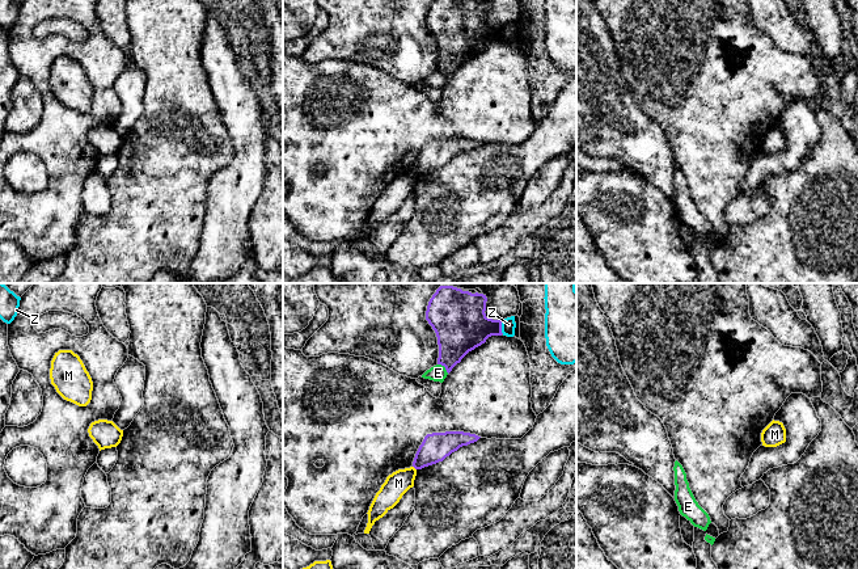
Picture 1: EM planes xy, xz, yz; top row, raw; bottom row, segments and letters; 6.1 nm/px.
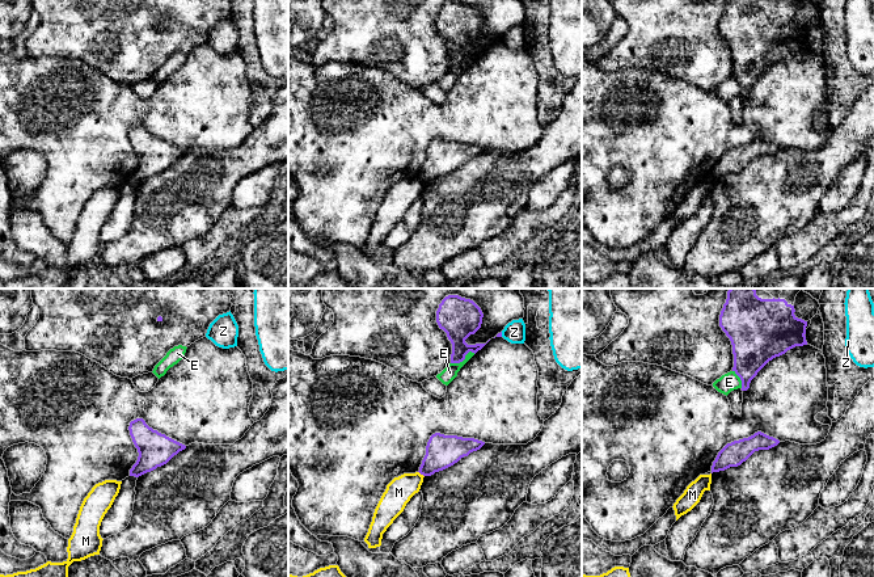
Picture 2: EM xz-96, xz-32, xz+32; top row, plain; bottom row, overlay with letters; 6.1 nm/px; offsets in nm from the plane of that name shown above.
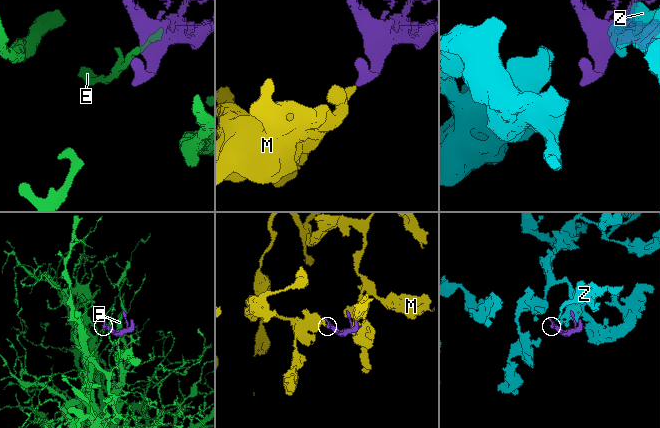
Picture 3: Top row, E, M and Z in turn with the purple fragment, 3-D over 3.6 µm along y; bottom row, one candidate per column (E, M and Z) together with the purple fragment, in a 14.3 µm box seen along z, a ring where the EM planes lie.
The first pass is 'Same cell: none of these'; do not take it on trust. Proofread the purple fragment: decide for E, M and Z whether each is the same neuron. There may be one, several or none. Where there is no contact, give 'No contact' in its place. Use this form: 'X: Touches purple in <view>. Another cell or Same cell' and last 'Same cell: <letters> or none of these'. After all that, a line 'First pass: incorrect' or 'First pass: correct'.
E: Touches purple in xz. Another cell
M: Touches purple in xz. Another cell
Z: Touches purple in xz. Another cell
Same cell: none of these
First pass: correct

